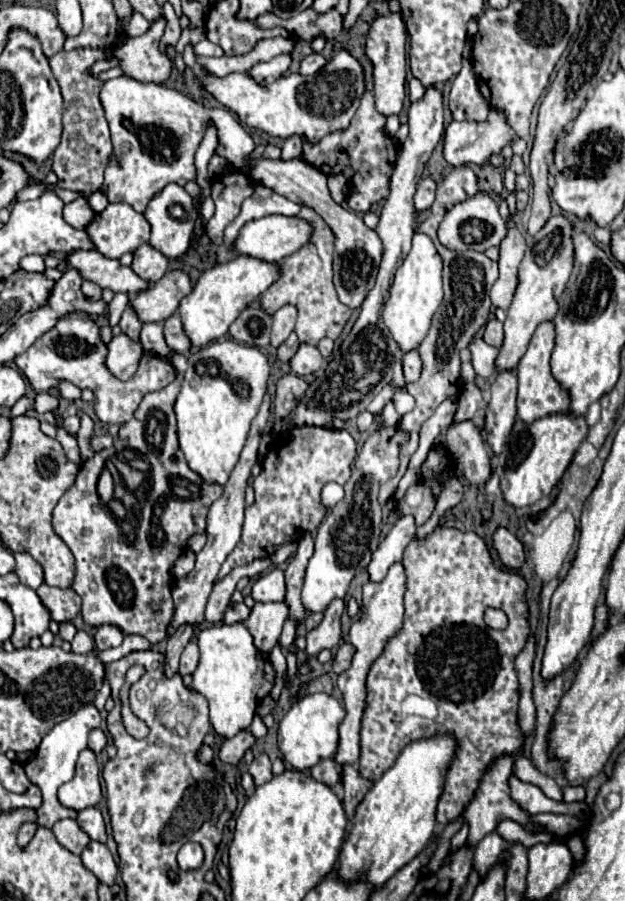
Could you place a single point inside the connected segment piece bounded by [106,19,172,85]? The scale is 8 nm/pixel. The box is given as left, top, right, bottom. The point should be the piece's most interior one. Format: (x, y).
(140, 59)

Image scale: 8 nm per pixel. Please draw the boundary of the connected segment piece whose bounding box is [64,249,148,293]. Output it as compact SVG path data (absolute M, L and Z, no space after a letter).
M76 249L64 259L70 269L76 269L82 279L96 283L102 289L112 289L114 293L138 293L148 285L140 281L130 267L122 267L116 259L106 259L104 255L96 253L94 249L84 251Z

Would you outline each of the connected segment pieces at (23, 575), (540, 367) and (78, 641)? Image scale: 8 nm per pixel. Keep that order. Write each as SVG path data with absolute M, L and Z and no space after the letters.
M16 553L16 575L20 579L20 583L36 589L44 583L44 571L40 567L40 563L30 557L28 553Z
M546 321L534 331L524 357L520 359L520 363L516 367L516 377L518 377L516 417L528 425L534 423L536 419L542 419L552 413L560 413L560 411L568 409L568 397L564 397L564 393L560 393L560 385L556 385L556 379L550 373L550 365L548 365L550 353L552 353L552 323Z
M78 631L72 639L72 651L74 653L90 653L94 649L94 641L86 631Z

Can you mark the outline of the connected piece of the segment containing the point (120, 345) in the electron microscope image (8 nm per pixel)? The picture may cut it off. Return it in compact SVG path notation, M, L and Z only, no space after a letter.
M118 335L106 347L108 347L108 355L106 355L108 371L120 381L130 379L136 373L140 357L144 353L140 349L140 341L128 341L128 337Z

